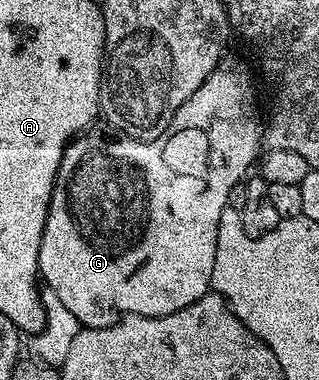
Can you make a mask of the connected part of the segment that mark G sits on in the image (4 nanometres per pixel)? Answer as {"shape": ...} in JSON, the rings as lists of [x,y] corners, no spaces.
{"shape":[[[231,56],[218,62],[210,78],[206,78],[206,82],[202,82],[202,86],[198,86],[198,90],[190,94],[188,101],[172,115],[172,120],[158,138],[135,140],[117,132],[111,126],[93,126],[88,131],[81,132],[64,147],[46,214],[46,226],[42,232],[42,246],[39,250],[40,280],[47,288],[54,290],[54,294],[58,294],[58,299],[67,306],[70,314],[74,314],[74,318],[78,318],[83,327],[104,328],[108,324],[116,323],[122,314],[174,314],[174,310],[182,310],[182,306],[190,306],[190,302],[198,302],[198,298],[209,295],[214,274],[214,250],[218,250],[218,222],[226,214],[227,195],[235,183],[243,181],[249,175],[248,167],[257,163],[262,152],[262,112],[260,116],[260,108],[256,105],[256,80],[252,77],[246,61]]]}

